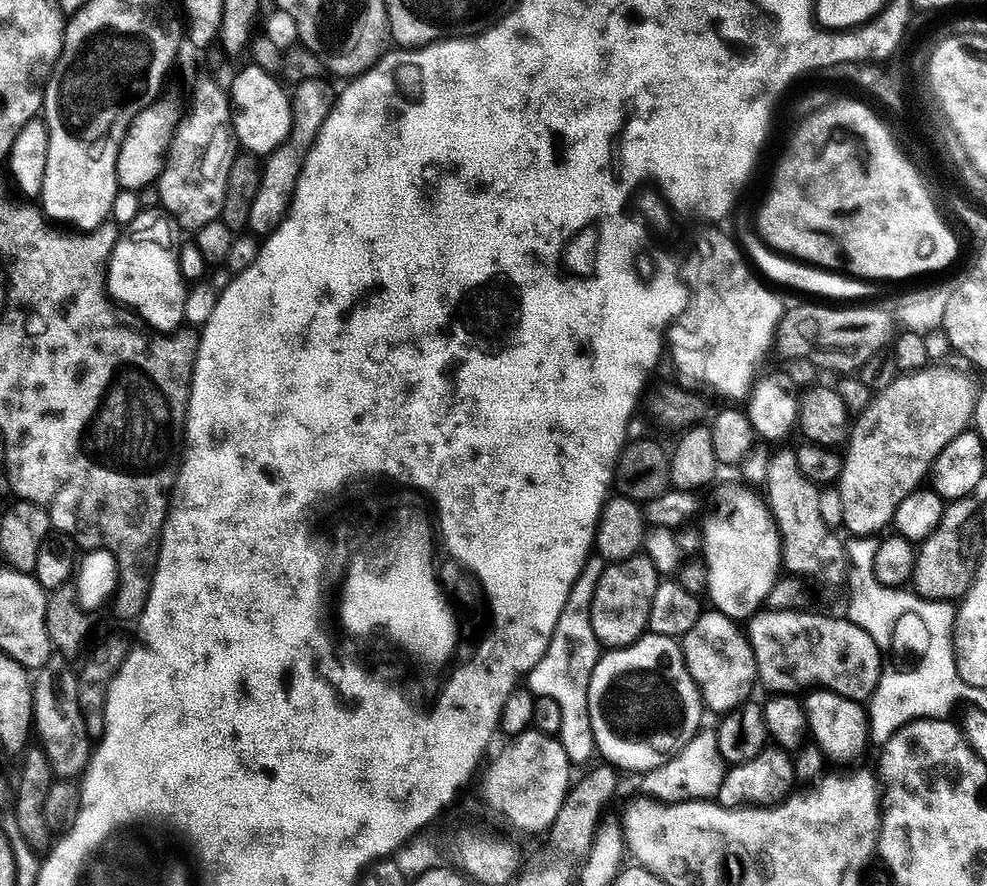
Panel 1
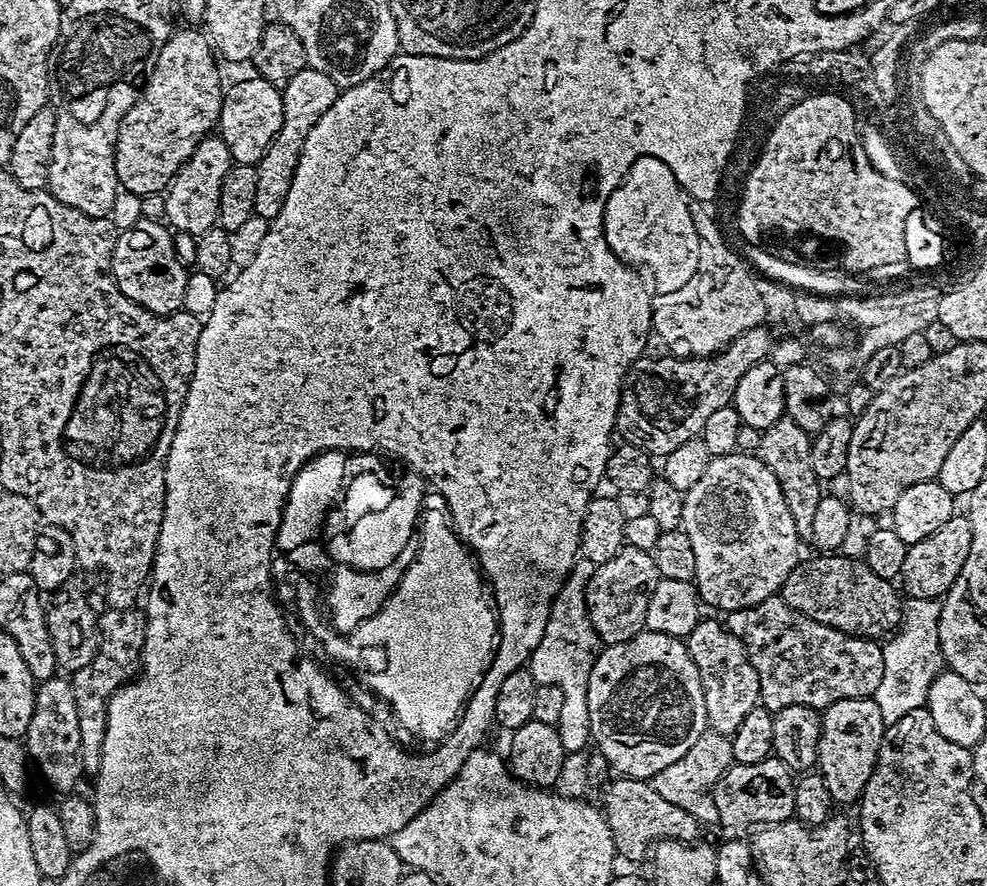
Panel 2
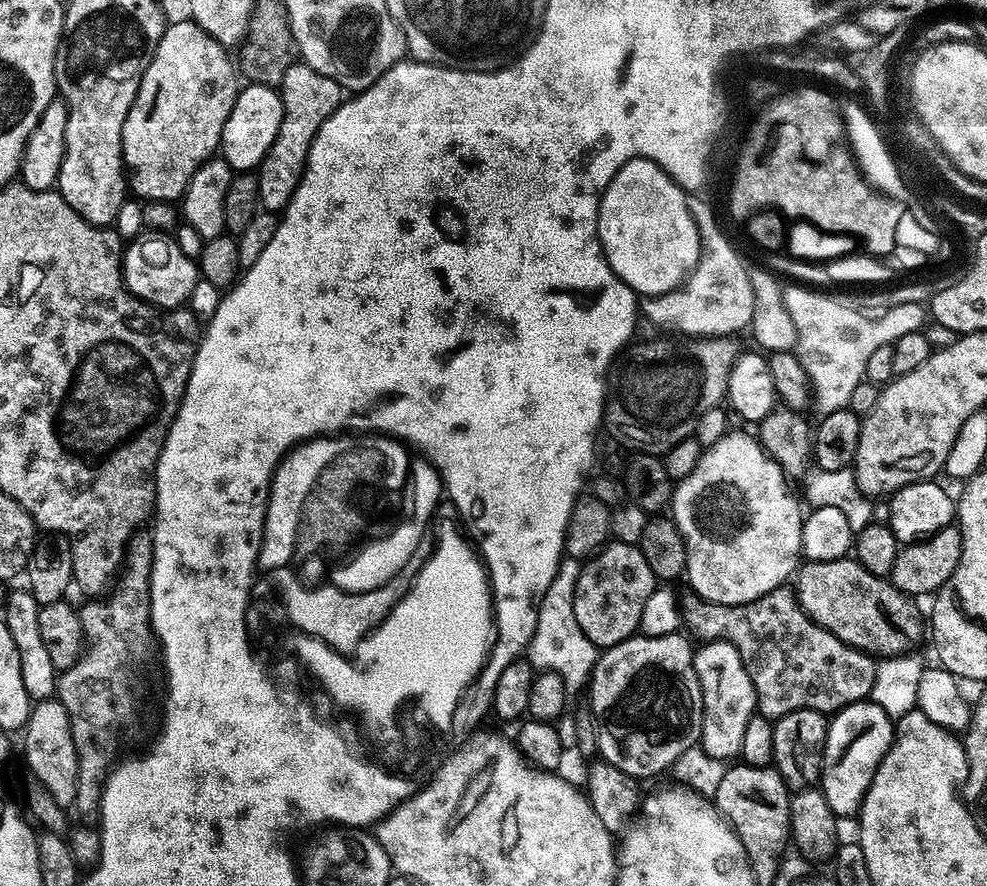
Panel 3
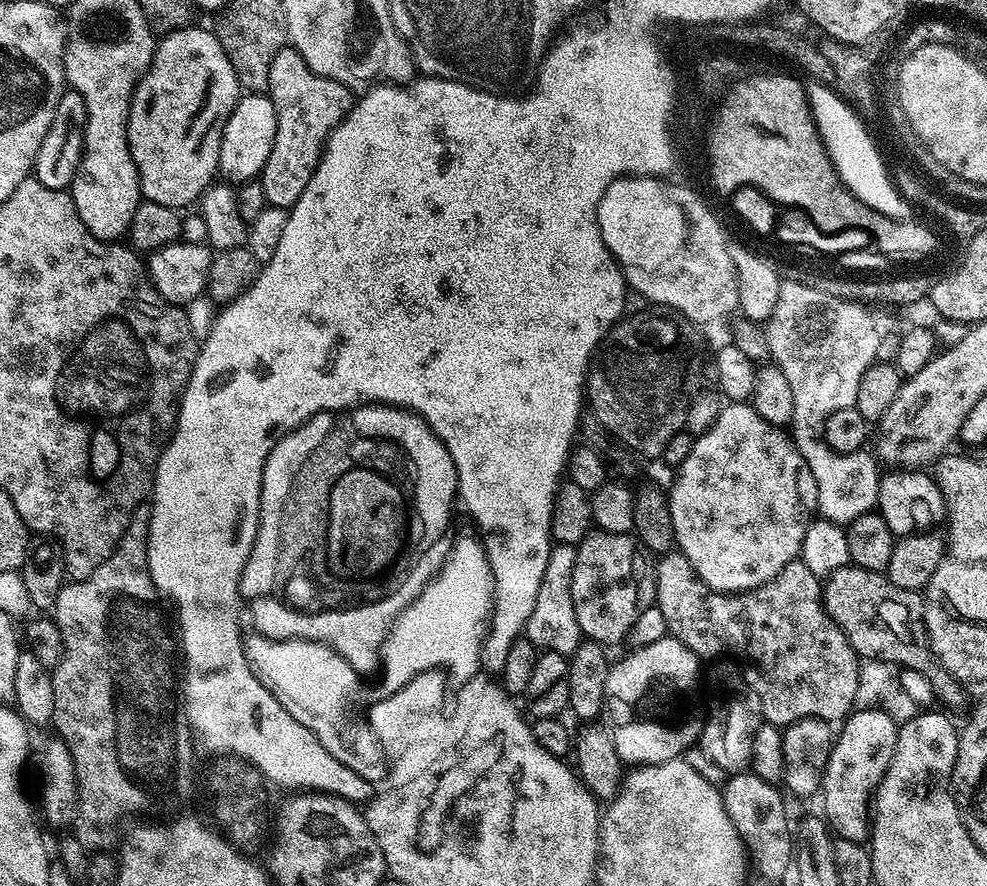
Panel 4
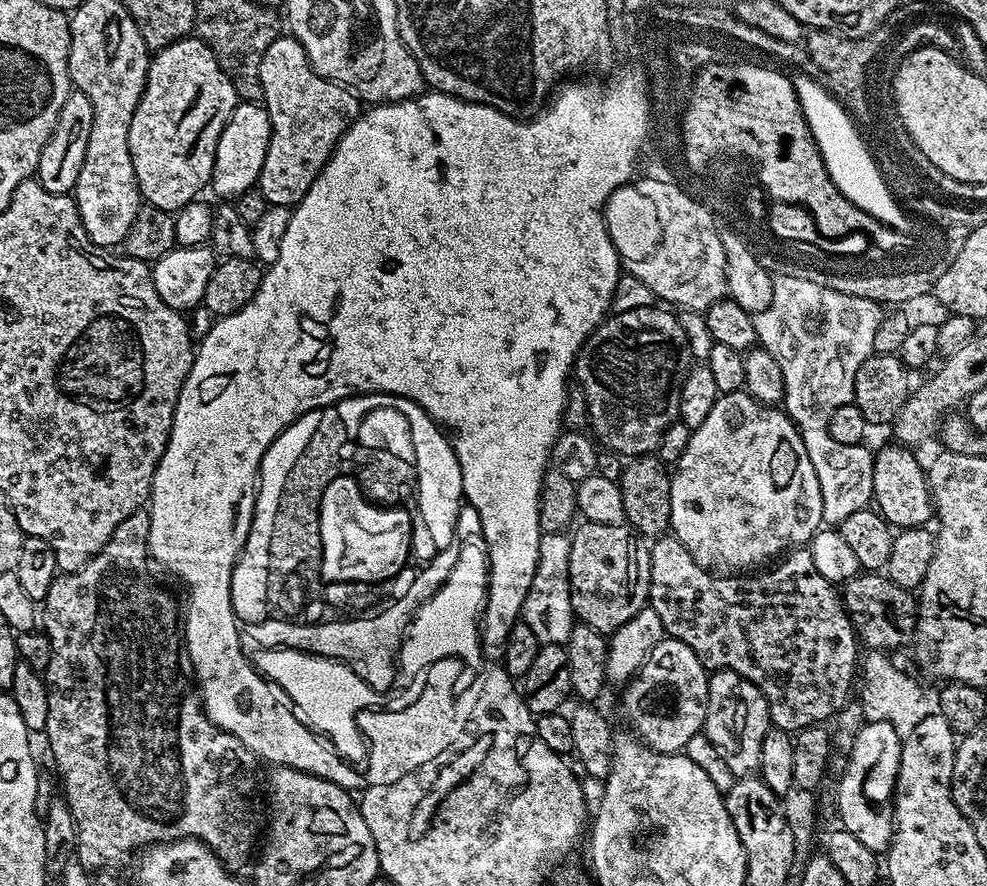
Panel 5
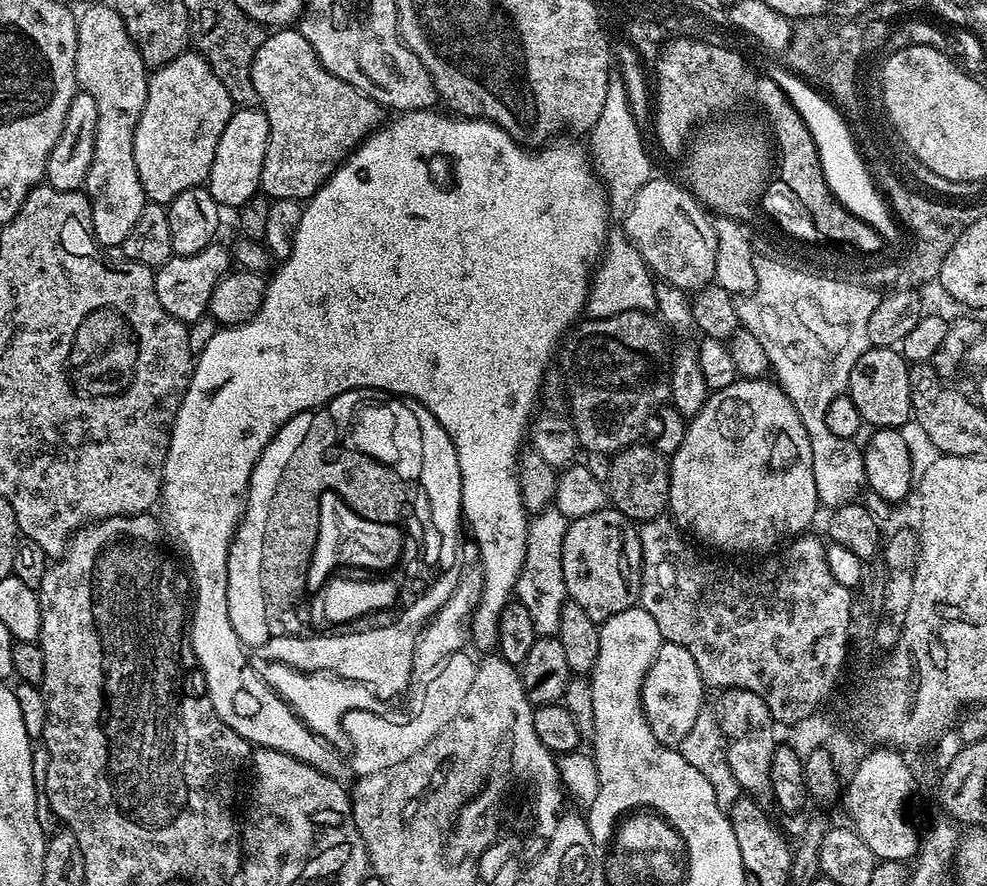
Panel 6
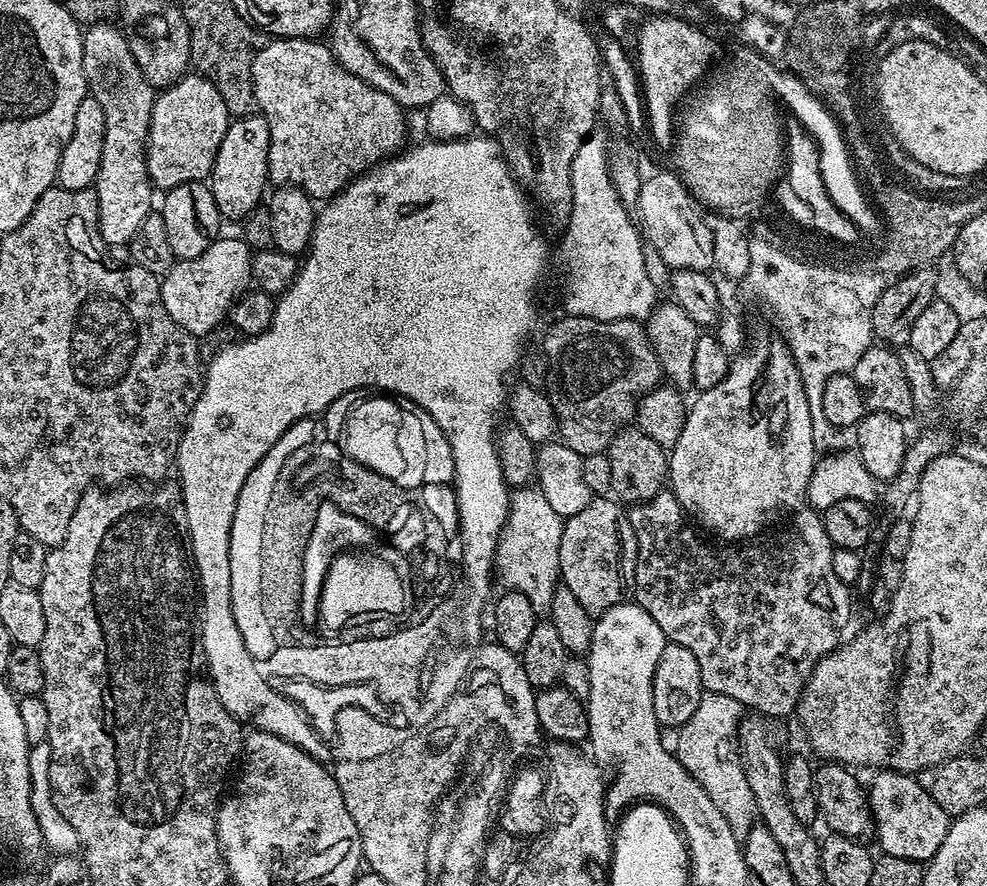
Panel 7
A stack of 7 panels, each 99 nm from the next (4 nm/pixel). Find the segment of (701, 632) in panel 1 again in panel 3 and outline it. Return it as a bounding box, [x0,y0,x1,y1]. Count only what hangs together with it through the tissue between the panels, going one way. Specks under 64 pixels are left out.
[692,640,758,762]

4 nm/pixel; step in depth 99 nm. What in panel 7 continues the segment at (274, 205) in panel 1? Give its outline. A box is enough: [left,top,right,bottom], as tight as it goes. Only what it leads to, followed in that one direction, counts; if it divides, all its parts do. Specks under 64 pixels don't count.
[252,38,408,202]

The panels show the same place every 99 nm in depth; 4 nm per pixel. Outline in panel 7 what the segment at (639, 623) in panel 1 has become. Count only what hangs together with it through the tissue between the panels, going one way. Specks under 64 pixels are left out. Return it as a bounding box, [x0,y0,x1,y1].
[560,498,636,618]

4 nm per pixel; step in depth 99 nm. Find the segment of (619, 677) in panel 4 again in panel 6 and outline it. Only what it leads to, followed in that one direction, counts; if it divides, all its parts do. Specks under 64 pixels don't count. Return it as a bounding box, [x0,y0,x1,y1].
[640,643,706,746]

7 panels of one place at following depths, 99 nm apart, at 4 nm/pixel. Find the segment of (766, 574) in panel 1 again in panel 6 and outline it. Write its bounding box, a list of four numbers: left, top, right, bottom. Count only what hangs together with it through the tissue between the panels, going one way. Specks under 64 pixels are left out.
[667,378,818,553]

